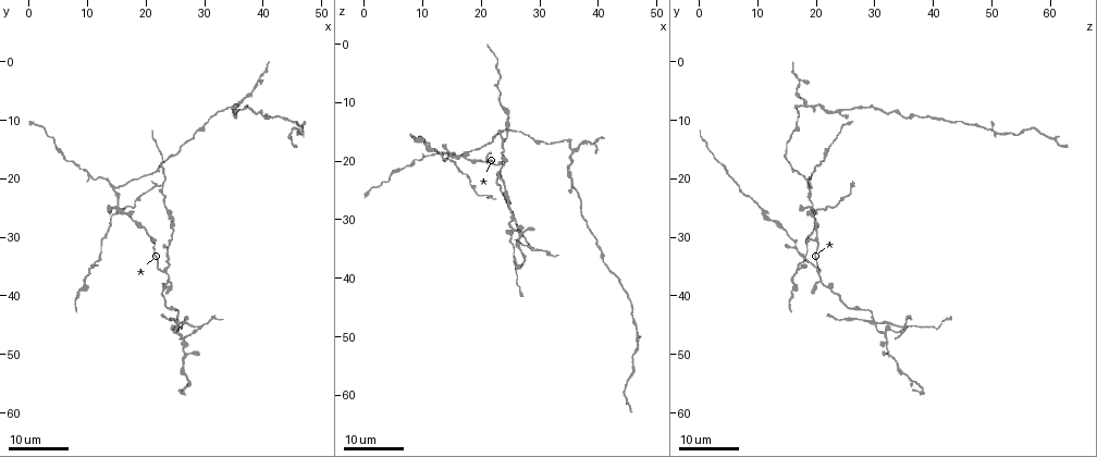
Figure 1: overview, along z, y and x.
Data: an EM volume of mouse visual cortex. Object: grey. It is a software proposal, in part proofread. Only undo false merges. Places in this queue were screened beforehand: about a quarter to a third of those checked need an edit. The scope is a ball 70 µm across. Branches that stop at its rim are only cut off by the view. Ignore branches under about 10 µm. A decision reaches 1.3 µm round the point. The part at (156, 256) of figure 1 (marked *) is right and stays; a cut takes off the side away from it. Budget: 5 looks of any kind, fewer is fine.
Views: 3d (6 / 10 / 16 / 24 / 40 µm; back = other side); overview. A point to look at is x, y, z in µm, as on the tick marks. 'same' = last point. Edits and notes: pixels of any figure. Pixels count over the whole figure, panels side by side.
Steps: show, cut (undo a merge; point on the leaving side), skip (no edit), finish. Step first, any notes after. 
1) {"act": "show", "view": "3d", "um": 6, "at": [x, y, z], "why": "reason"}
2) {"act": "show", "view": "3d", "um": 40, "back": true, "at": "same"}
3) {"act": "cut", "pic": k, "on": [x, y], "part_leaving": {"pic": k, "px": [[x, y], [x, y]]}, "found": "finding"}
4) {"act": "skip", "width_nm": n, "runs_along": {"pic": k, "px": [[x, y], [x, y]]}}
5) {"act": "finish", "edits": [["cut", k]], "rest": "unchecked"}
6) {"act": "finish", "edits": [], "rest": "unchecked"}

{"act": "show", "view": "3d", "um": 24, "at": [15.5, 25.0, 19.5], "why": "looks like a crossing"}

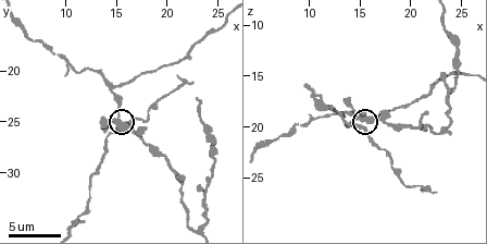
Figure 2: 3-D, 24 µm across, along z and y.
{"act": "show", "view": "3d", "um": 10, "at": [15.2, 24.8, 19.0]}

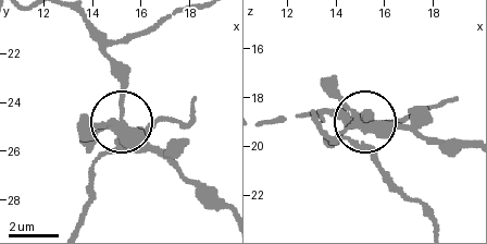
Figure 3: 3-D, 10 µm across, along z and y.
{"act": "skip", "arms": 4, "found": "continuous, no second cell"}

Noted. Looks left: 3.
{"act": "show", "view": "3d", "um": 16, "at": [9.5, 37.0, 15.5], "why": "calibre changes"}

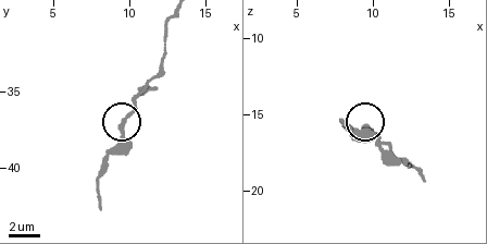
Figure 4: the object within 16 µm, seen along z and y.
{"act": "show", "view": "3d", "um": 10, "at": "same"}

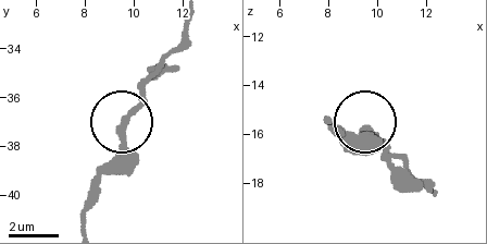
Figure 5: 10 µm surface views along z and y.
{"act": "skip", "runs_along": {"pic": 5, "px": [[433, 194], [364, 127], [364, 139], [353, 150]]}, "found": "all the same cell"}

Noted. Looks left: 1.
{"act": "finish", "edits": [], "rest": "unchecked"}

